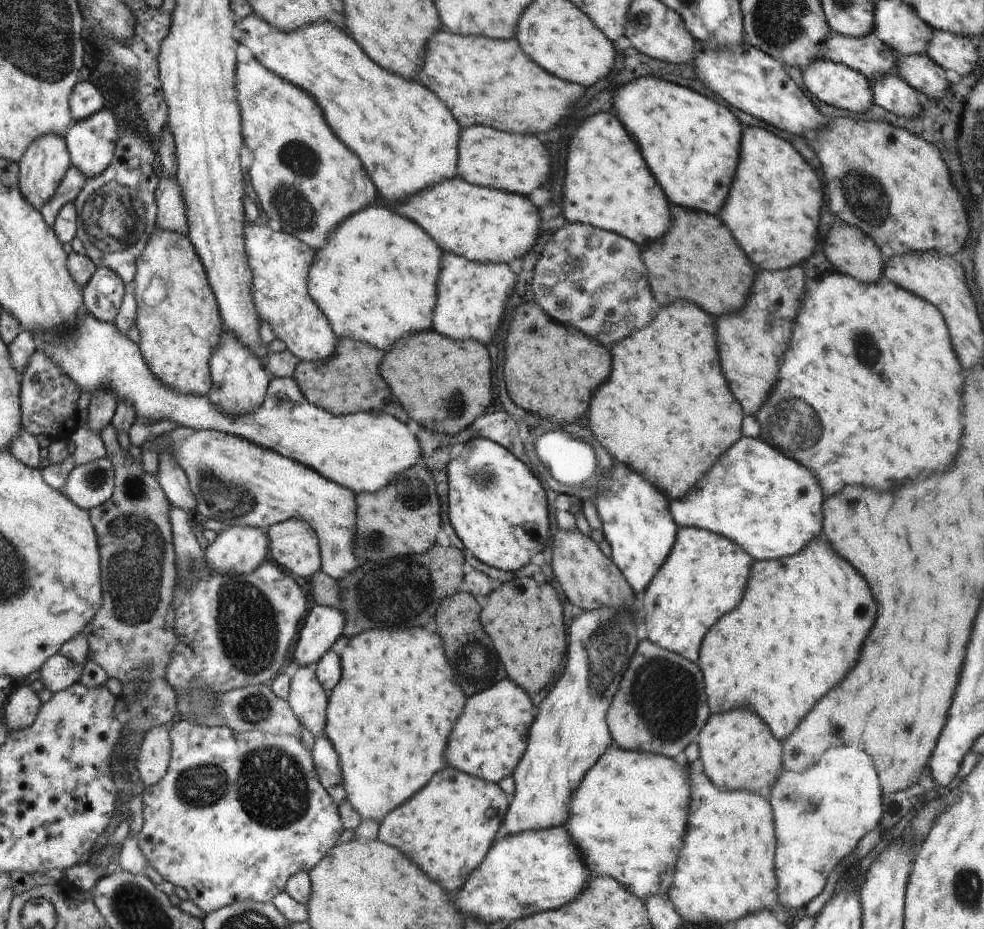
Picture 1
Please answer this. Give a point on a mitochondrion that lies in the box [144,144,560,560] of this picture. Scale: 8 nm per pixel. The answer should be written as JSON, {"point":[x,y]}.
{"point":[222,497]}

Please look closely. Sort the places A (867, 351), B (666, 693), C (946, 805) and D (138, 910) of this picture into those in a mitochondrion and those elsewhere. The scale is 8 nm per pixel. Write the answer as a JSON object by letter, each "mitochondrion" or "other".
{"A":"mitochondrion","B":"mitochondrion","C":"other","D":"mitochondrion"}

